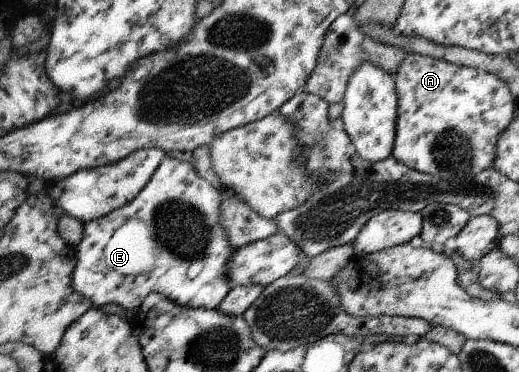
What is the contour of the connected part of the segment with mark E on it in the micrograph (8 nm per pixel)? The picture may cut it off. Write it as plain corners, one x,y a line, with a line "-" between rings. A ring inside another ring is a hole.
165,156
163,164
160,165
160,168
156,170
148,184
131,202
113,210
107,217
96,218
84,223
81,242
75,247
79,260
76,264
75,274
73,274
74,289
78,293
85,295
85,298
91,299
94,308
100,308
105,304
118,304
122,306
123,312
129,312
138,309
149,294
159,293
171,300
171,302
184,307
217,309
221,302
224,301
224,298
231,292
226,266
228,265
228,258
235,251
229,244
227,230
220,222
220,206
223,204
223,200
221,191
196,173
195,164

